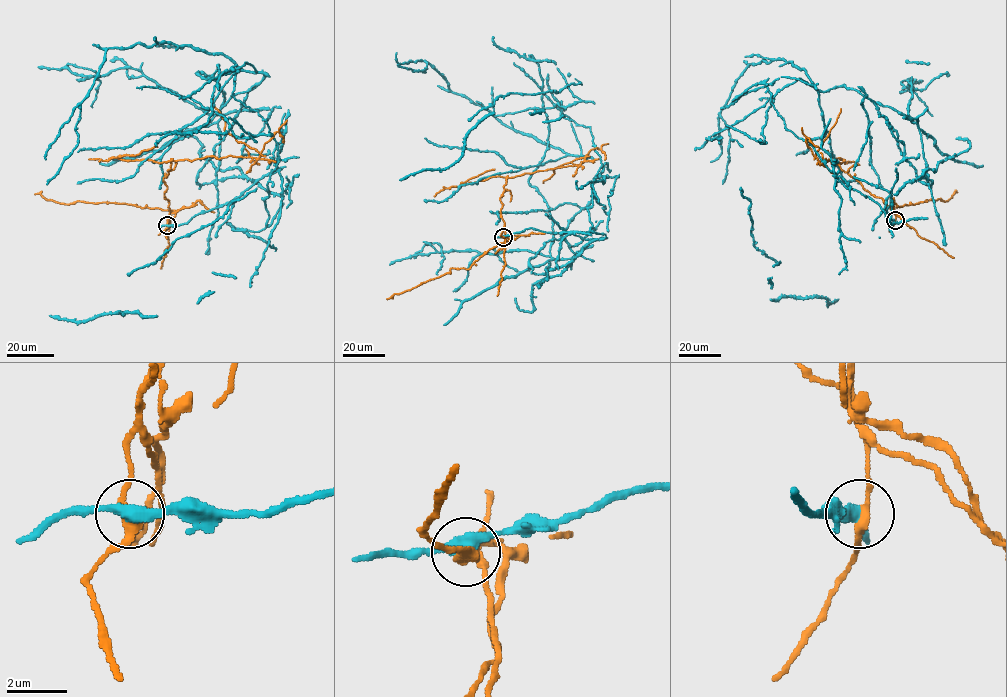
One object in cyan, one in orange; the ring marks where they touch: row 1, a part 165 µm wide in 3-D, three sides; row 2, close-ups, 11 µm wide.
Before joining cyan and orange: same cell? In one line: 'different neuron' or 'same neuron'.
different neuron

